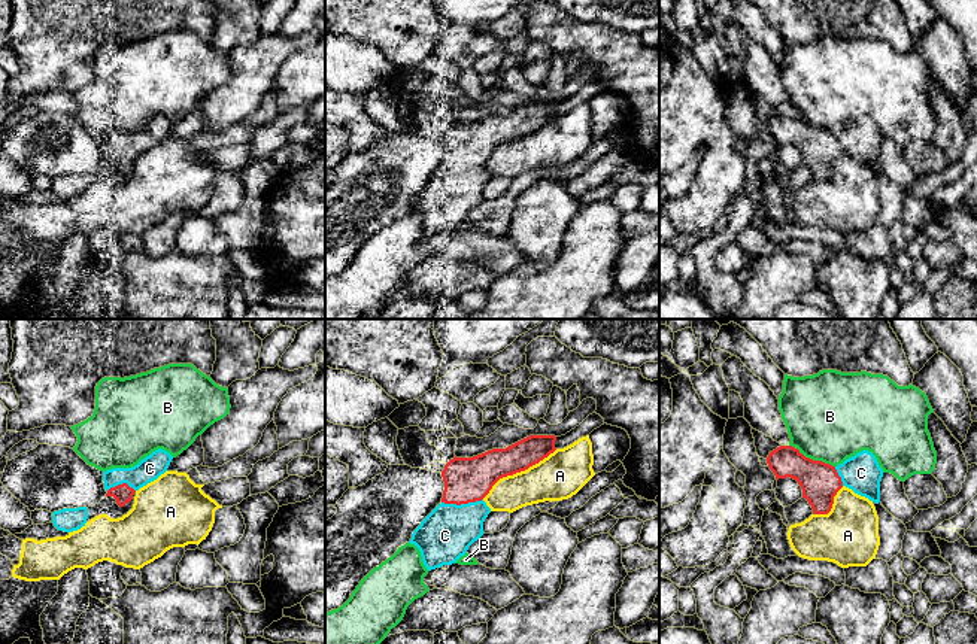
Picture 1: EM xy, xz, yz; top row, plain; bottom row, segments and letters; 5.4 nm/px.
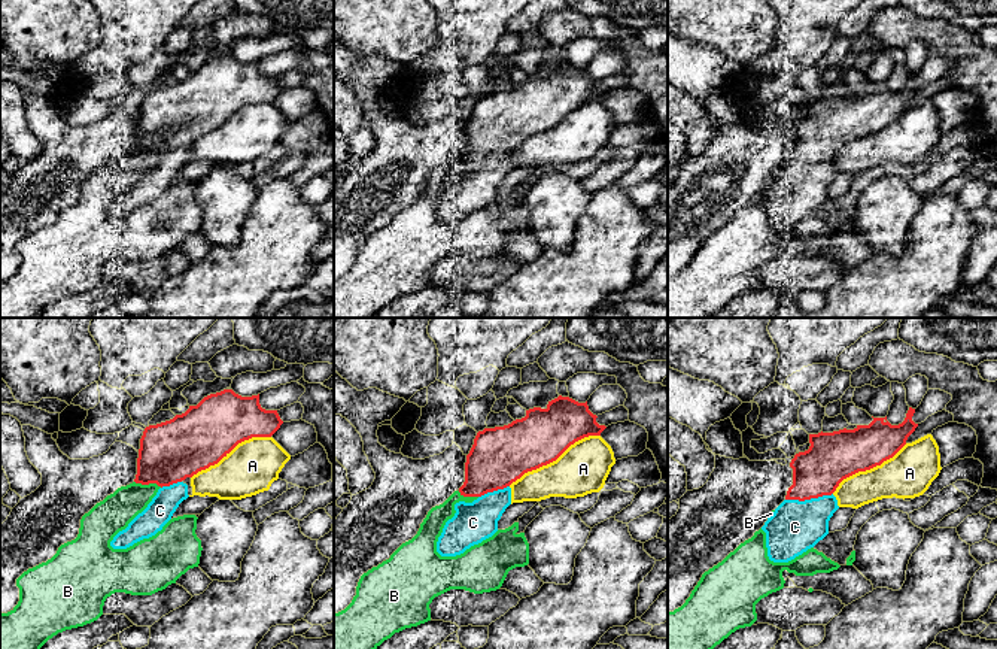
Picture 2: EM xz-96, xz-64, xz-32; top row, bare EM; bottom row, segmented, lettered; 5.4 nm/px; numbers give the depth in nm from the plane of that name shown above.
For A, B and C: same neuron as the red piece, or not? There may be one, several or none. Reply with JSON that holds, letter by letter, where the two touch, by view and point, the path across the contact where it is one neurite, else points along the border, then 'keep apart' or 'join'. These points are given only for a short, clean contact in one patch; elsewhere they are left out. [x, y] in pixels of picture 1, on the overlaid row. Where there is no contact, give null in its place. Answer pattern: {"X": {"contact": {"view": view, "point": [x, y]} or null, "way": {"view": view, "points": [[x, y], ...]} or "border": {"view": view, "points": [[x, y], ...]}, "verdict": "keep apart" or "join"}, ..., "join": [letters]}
{"A": {"contact": {"view": "xz", "point": [518, 471]}, "verdict": "keep apart"}, "B": {"contact": {"view": "yz", "point": [816, 461]}, "verdict": "keep apart"}, "C": {"contact": {"view": "xz", "point": [461, 503]}, "verdict": "join"}, "join": ["C"]}

